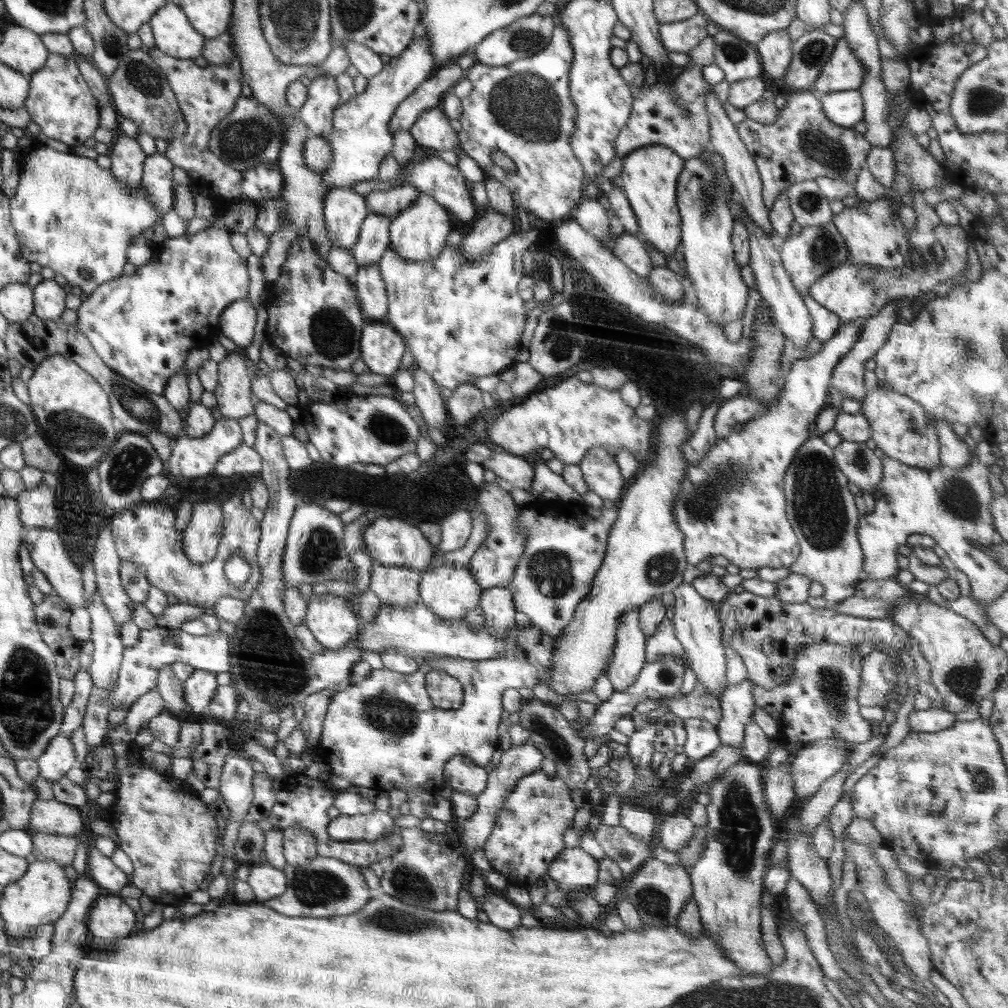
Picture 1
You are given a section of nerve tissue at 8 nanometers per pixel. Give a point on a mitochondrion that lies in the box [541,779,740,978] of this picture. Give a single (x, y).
(653, 902)

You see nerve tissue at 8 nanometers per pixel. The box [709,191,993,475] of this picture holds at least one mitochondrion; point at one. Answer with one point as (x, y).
(823, 250)

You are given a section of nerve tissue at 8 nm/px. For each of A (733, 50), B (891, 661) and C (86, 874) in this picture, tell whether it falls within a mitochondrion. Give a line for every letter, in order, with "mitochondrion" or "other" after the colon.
A: mitochondrion
B: other
C: other

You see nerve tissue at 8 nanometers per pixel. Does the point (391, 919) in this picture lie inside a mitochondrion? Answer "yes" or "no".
yes

